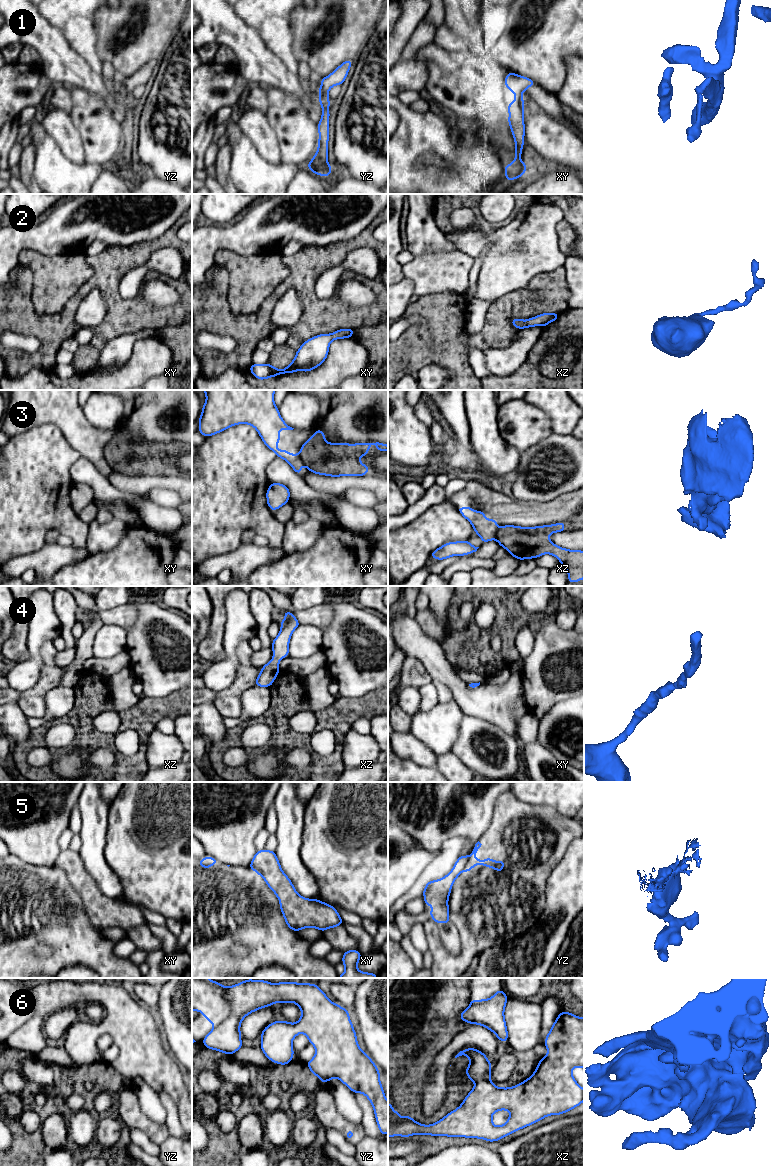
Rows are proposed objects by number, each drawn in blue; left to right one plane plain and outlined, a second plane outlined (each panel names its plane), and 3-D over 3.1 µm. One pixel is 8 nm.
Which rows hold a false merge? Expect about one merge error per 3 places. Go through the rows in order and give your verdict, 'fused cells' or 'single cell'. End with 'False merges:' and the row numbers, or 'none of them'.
1: single cell
2: single cell
3: fused cells
4: single cell
5: fused cells
6: single cell
False merges: 3, 5

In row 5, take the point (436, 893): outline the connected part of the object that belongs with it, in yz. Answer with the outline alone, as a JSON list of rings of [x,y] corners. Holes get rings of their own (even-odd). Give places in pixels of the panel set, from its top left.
[[[459,856],[452,870],[443,878],[429,881],[423,890],[424,903],[432,906],[428,915],[435,923],[449,924],[448,900],[454,881],[465,868],[469,856]]]

